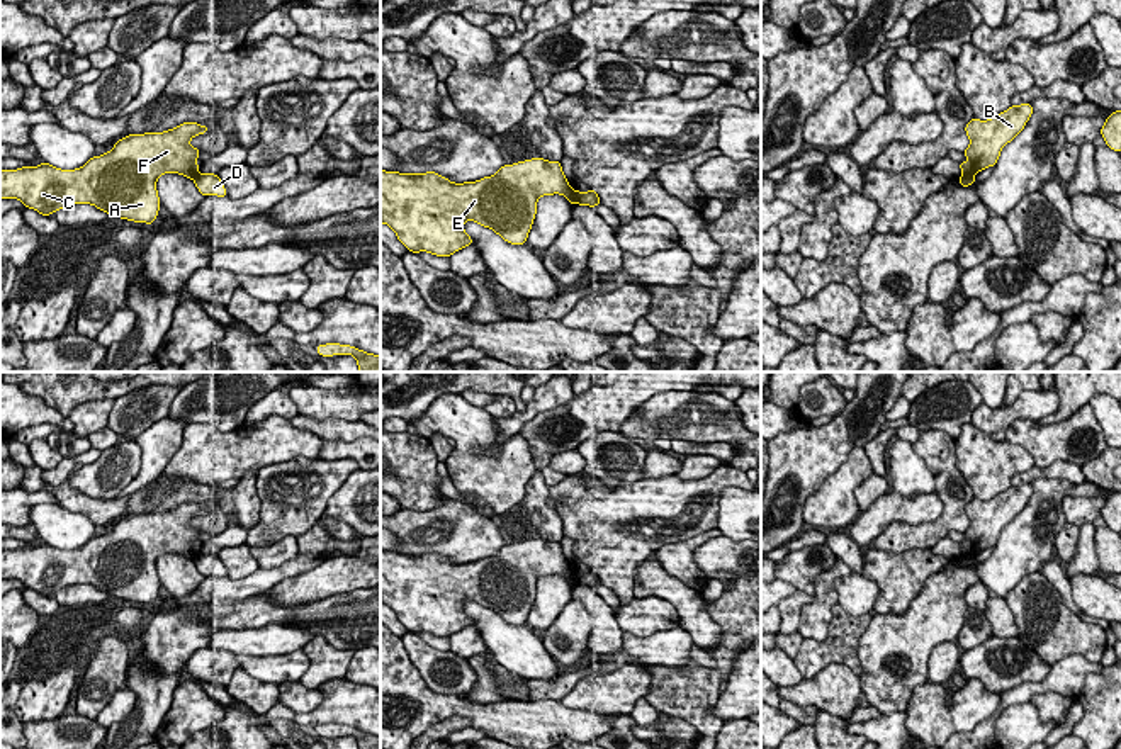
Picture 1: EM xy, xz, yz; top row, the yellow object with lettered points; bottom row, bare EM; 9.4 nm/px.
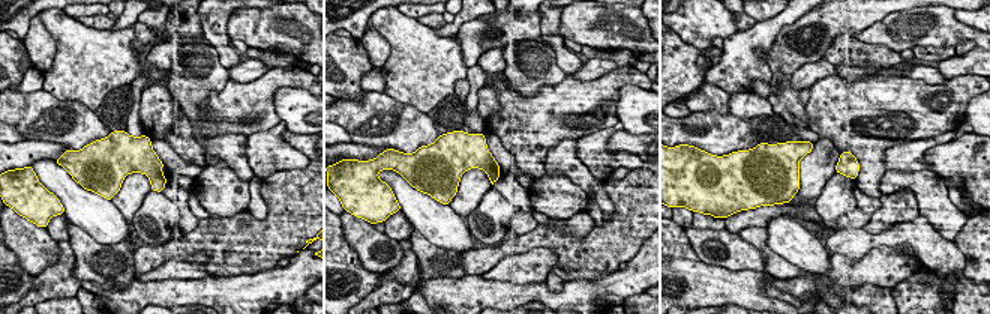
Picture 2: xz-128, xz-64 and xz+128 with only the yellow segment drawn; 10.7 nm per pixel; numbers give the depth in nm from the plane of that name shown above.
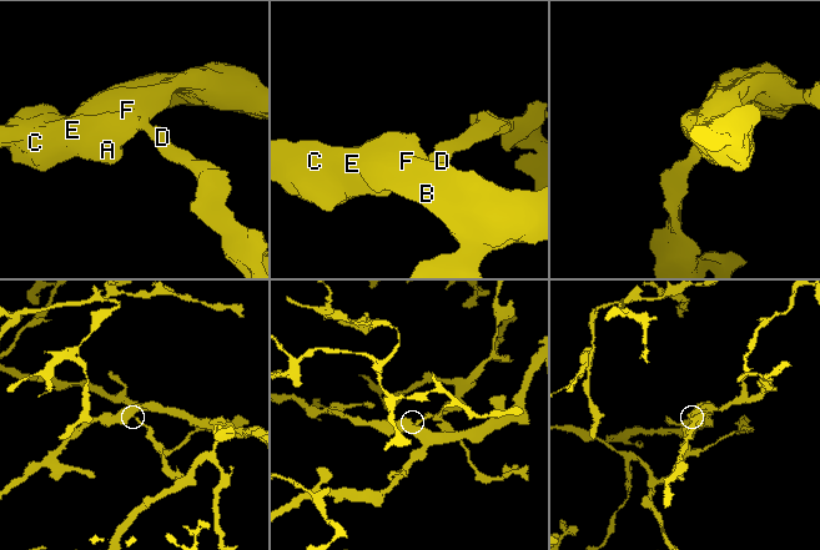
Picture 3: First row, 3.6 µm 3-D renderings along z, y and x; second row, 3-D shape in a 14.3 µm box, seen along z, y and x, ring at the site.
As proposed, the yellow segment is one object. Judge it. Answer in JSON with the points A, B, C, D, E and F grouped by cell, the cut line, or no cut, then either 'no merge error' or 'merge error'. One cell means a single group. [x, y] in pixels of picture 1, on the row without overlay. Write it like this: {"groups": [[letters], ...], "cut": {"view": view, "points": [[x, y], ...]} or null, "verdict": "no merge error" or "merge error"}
{"groups": [["A", "B", "C", "E", "F"], ["D"]], "cut": {"view": "xz", "points": [[574, 571], [578, 583]]}, "verdict": "merge error"}

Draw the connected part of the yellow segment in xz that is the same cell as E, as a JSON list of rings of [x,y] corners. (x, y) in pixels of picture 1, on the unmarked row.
[[[540,537],[464,564],[435,552],[413,555],[380,550],[380,603],[413,634],[450,637],[472,625],[464,611],[465,601],[493,610],[511,625],[525,625],[537,581],[554,574],[577,584],[560,542]]]

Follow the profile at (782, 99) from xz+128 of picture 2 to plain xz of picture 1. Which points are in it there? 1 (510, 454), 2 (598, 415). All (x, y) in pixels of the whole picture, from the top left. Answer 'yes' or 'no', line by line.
1: no
2: yes

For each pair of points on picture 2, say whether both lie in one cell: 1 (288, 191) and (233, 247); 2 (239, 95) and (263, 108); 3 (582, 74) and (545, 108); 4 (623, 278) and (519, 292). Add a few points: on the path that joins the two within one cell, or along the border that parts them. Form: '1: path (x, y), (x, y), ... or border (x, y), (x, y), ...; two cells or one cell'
1: path (285, 209), (251, 244); one cell
2: path (245, 101), (252, 108), (257, 108); one cell
3: border (612, 69), (590, 80), (569, 77); two cells
4: path (597, 290), (588, 298), (545, 296); one cell

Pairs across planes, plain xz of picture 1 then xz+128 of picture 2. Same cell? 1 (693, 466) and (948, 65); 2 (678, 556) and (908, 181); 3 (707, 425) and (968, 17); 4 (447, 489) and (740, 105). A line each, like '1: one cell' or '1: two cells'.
1: one cell
2: two cells
3: two cells
4: one cell

